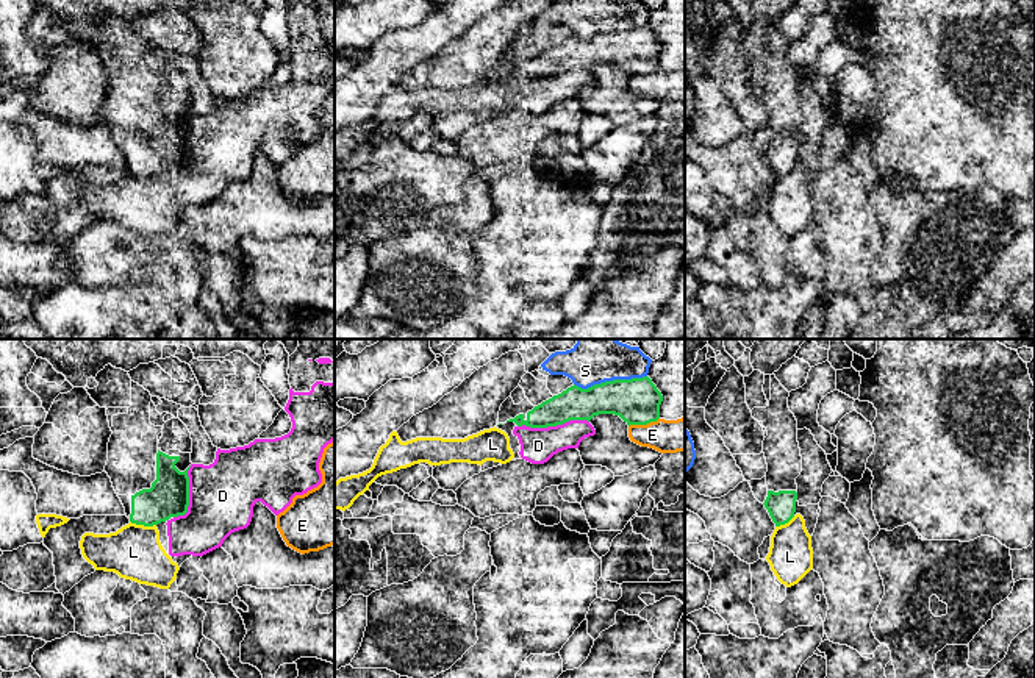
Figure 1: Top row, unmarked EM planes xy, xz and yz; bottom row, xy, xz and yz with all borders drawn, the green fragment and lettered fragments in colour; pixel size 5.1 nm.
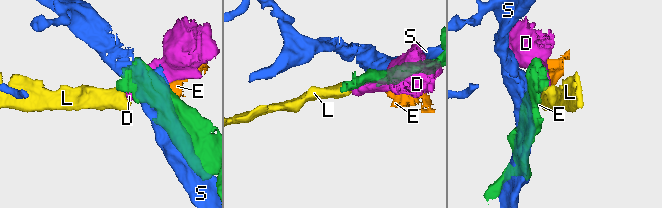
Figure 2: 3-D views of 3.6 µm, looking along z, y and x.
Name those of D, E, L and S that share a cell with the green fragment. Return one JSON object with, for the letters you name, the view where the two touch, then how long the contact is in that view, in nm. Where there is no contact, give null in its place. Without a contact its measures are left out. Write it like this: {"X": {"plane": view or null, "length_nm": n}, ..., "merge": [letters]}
{"merge": []}

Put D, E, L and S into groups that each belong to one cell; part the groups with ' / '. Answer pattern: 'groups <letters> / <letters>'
groups D L / E / S

